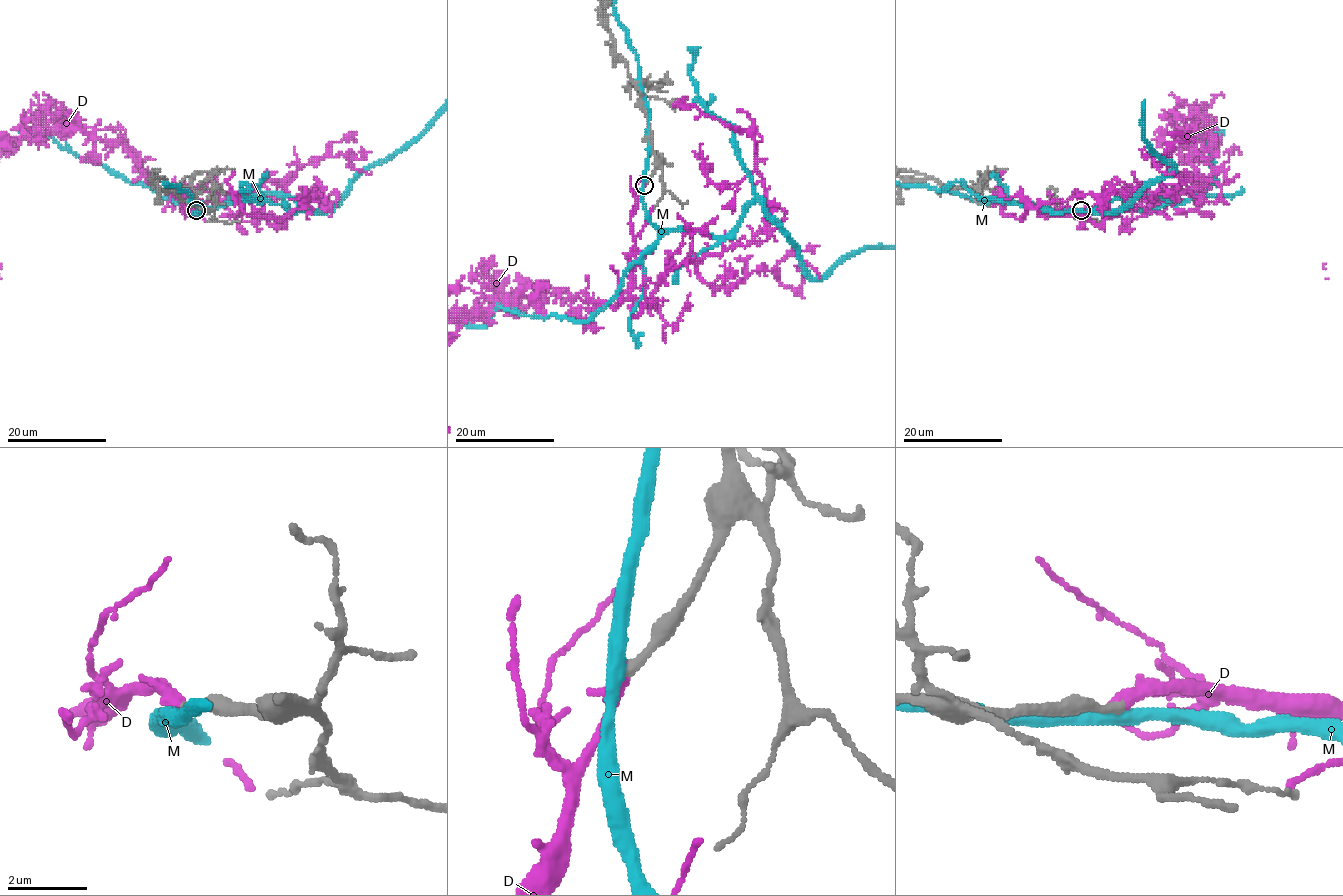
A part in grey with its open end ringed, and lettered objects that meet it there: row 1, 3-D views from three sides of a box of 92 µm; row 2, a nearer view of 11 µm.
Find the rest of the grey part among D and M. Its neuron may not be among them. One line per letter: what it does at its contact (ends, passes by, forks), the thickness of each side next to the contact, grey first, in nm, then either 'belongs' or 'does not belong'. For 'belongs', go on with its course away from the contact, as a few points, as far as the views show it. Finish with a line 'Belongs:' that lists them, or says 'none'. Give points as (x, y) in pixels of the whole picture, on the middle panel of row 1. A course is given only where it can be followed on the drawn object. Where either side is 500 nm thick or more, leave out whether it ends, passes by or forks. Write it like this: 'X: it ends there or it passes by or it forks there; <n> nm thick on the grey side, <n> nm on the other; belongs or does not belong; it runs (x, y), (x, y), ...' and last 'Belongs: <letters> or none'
D: it passes by; 240 nm thick on the grey side, 280 nm on the other; belongs
M: it passes by; 240 nm thick on the grey side, 380 nm on the other; does not belong
Belongs: D

